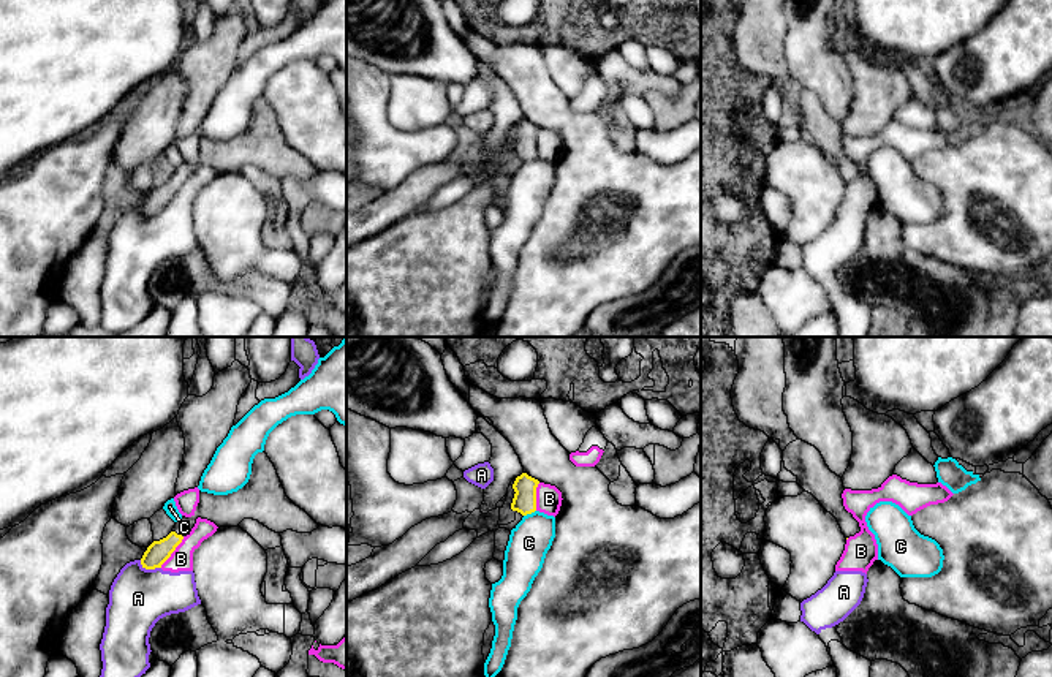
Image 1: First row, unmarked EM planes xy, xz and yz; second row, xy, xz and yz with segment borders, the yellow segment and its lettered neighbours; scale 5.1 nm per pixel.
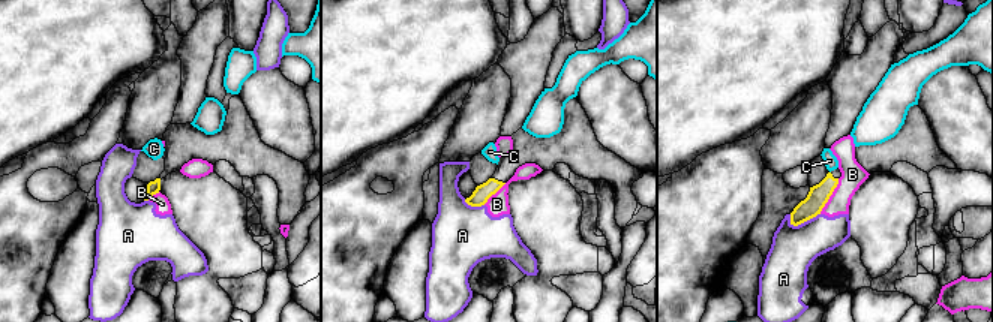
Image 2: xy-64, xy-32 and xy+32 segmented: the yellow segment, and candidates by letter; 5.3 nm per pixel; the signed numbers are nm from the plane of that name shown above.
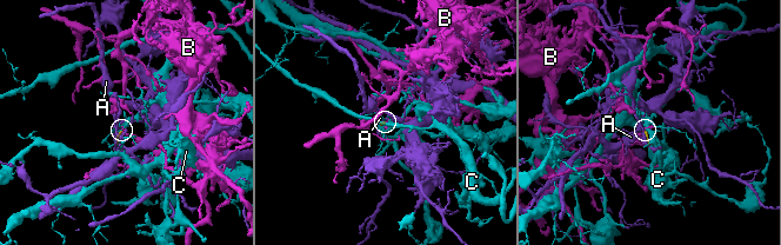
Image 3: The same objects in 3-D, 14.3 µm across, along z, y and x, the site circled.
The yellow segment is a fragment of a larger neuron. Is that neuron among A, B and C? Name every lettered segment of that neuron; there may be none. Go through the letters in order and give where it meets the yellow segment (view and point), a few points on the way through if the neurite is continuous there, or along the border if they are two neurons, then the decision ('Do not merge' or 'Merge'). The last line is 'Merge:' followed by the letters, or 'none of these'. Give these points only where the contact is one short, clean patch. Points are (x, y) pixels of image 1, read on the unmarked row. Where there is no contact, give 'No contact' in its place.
A: Touches yellow at xy (149, 214). Do not merge
B: Touches yellow at xy (173, 196). Boundary: xy (184, 182), (160, 212). Do not merge
C: Touches yellow at xz (529, 158). Do not merge
Merge: none of these

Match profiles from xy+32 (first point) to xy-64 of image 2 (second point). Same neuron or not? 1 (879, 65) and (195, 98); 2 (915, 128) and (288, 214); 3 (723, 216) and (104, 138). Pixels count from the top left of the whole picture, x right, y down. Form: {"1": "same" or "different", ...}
{"1": "same", "2": "same", "3": "same"}

